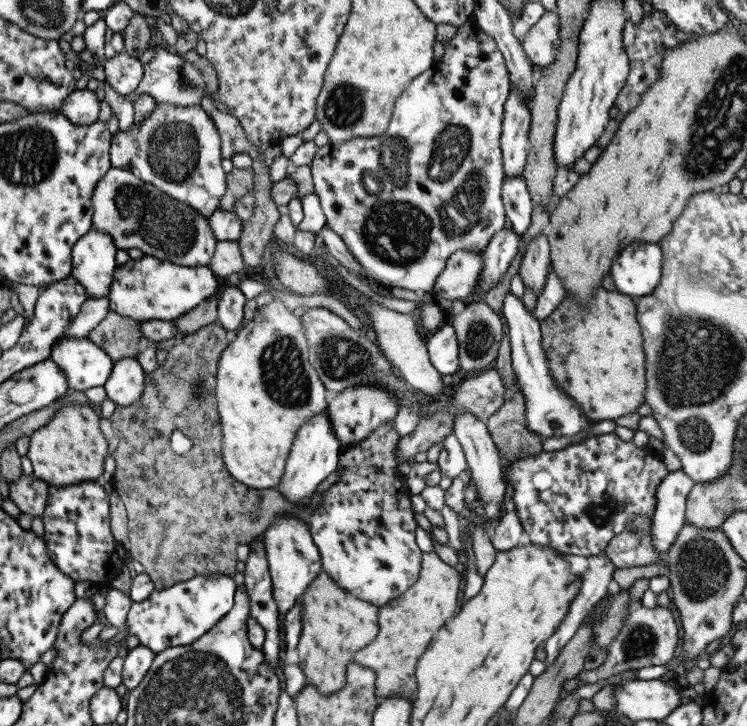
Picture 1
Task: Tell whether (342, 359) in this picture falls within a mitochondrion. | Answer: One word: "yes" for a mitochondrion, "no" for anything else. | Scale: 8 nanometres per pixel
yes

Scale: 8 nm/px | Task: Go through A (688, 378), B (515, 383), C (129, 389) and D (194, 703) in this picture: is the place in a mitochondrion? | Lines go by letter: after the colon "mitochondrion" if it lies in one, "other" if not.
A: mitochondrion
B: other
C: other
D: mitochondrion

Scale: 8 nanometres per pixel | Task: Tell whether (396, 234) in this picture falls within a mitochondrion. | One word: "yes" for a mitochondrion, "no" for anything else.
yes

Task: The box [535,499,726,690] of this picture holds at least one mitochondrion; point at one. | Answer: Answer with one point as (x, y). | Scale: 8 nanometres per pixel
(640, 642)

